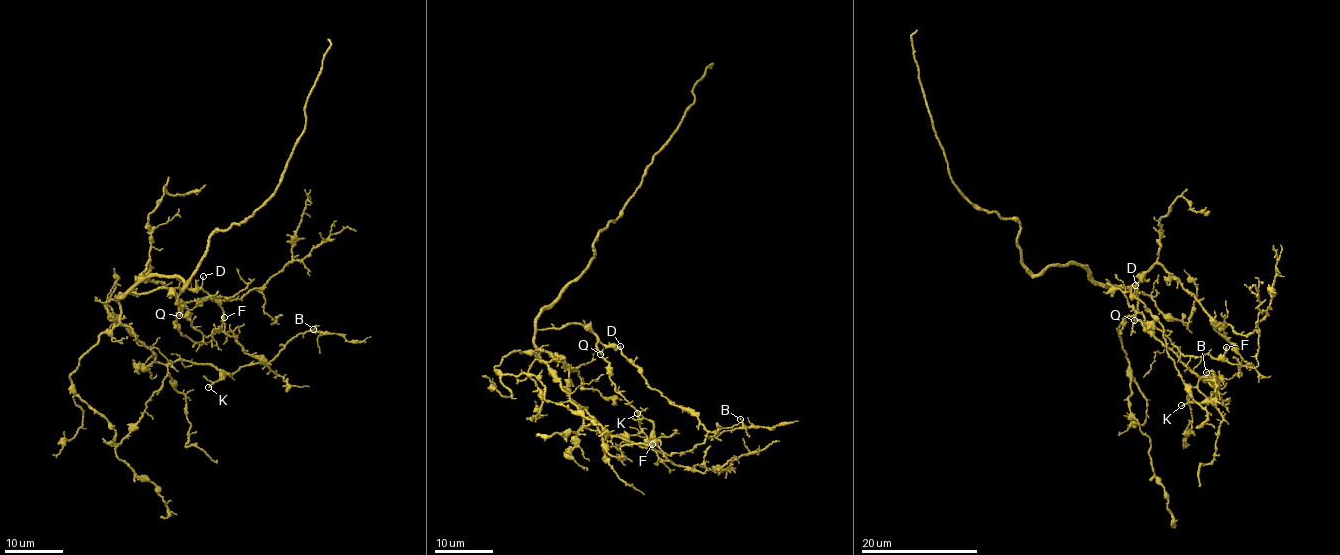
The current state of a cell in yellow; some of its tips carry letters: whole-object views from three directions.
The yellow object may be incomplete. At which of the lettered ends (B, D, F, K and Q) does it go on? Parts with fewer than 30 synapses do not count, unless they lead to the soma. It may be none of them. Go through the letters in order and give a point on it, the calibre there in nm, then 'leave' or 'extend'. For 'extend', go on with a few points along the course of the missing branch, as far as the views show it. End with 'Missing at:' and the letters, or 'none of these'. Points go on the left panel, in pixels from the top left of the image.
B: at (313, 329); 110 nm thick; leave
D: at (203, 276); 130 nm thick; leave
F: at (224, 317); 240 nm thick; leave
K: at (208, 387); 140 nm thick; leave
Q: at (179, 315); 130 nm thick; leave
Missing at: none of these

